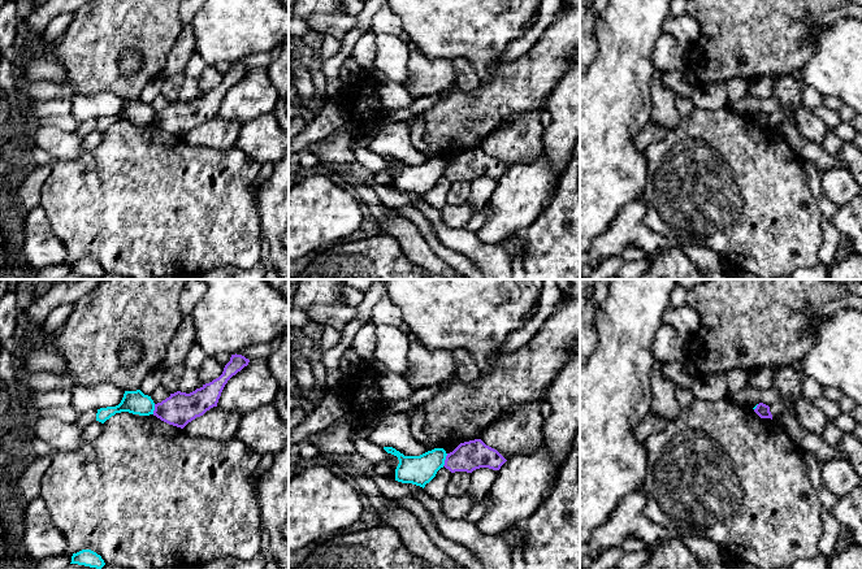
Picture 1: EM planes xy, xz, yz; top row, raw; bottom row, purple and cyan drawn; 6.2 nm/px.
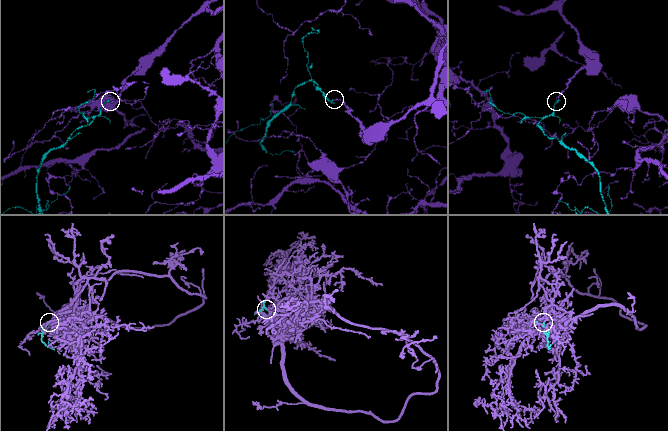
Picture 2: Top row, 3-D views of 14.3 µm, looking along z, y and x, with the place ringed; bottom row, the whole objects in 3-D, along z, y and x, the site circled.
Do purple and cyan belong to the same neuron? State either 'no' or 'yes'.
no

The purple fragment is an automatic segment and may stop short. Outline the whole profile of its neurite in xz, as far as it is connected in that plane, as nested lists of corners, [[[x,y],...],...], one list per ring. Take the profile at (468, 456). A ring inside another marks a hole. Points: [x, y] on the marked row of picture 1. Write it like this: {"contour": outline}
{"contour": [[[481,439],[460,443],[452,452],[447,453],[445,468],[451,473],[472,473],[480,468],[499,470],[507,460],[494,448],[486,446]]]}

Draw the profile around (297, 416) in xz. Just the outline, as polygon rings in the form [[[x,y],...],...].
[[[303,404],[289,412],[289,433],[299,426],[308,416],[309,408]]]

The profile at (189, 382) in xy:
[[[194,343],[183,360],[183,375],[181,378],[178,391],[190,394],[199,388],[200,381],[198,378],[198,372],[200,364],[207,359],[204,351]]]

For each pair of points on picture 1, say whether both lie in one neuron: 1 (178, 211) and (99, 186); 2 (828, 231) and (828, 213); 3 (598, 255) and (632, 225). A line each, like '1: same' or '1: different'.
1: same
2: same
3: same

